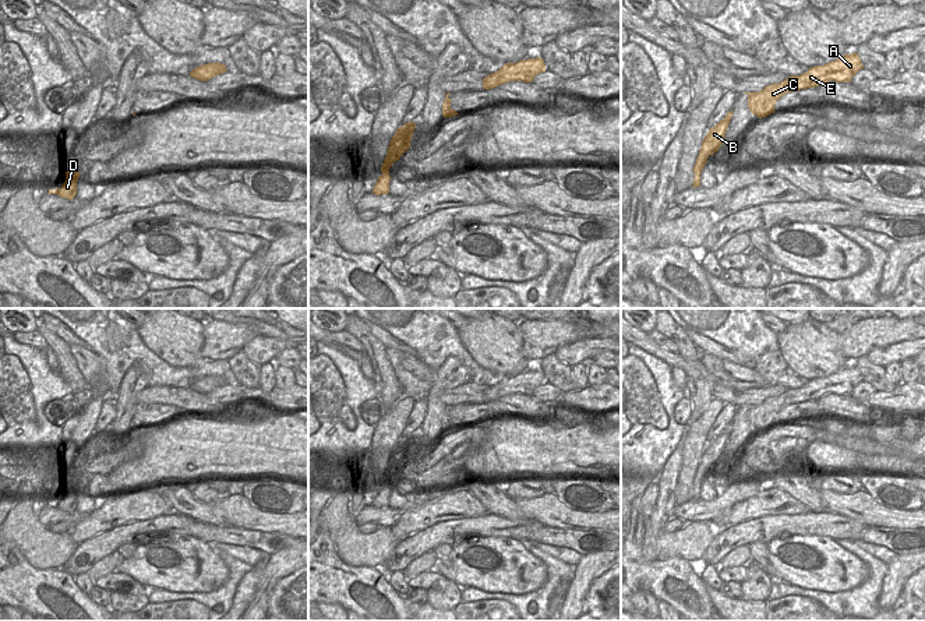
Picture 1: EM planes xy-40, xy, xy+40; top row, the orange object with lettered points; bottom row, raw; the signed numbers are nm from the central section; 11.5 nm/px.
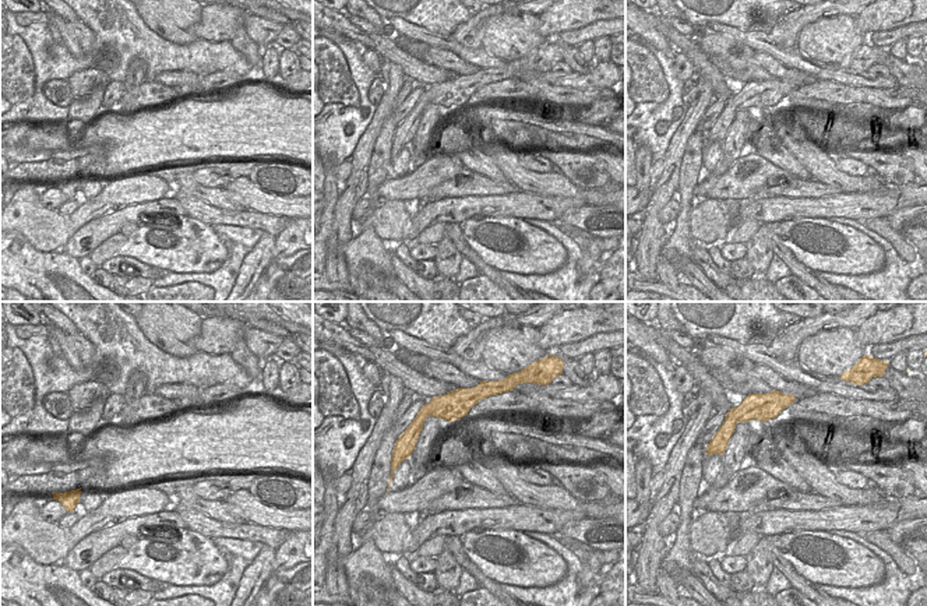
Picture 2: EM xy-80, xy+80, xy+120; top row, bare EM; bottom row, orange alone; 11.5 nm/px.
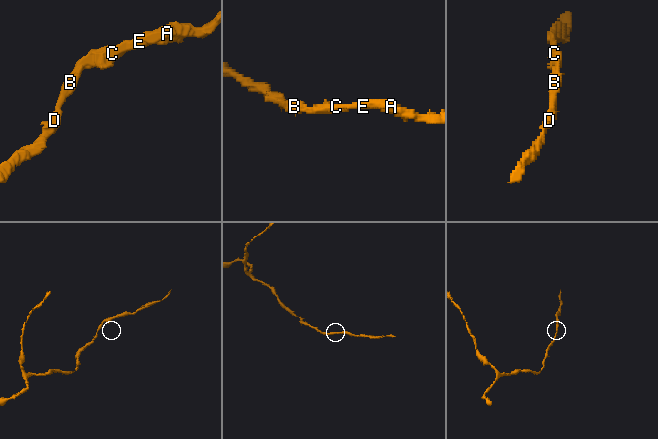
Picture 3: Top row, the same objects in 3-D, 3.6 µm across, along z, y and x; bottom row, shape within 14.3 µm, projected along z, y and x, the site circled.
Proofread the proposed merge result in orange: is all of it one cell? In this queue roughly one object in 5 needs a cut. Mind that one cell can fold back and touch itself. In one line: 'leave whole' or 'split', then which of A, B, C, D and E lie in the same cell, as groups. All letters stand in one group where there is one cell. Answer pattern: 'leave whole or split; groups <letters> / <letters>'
leave whole; groups A B C D E

